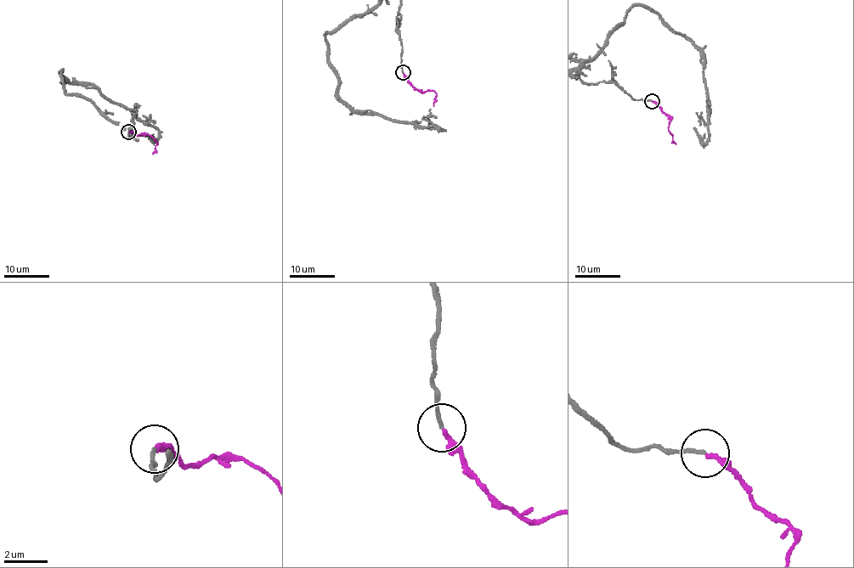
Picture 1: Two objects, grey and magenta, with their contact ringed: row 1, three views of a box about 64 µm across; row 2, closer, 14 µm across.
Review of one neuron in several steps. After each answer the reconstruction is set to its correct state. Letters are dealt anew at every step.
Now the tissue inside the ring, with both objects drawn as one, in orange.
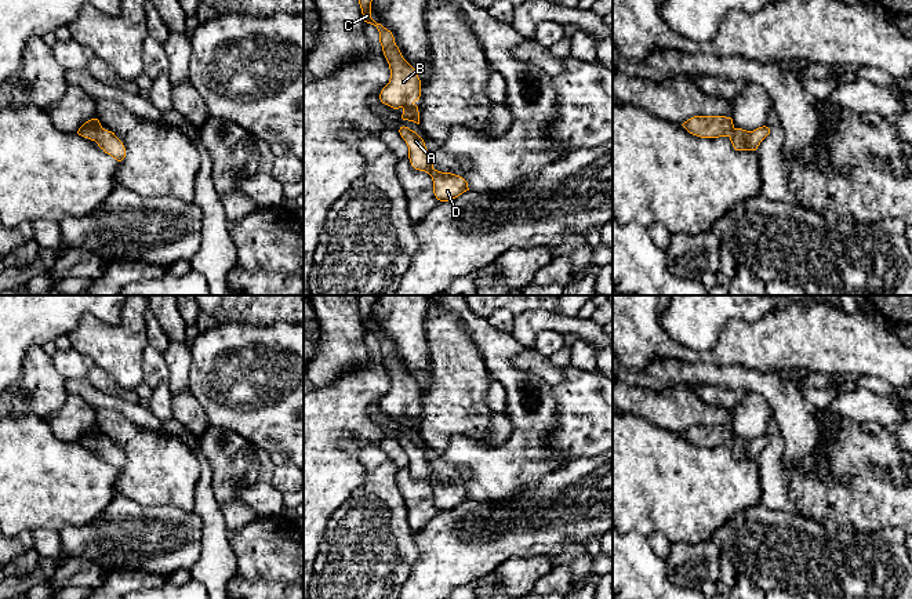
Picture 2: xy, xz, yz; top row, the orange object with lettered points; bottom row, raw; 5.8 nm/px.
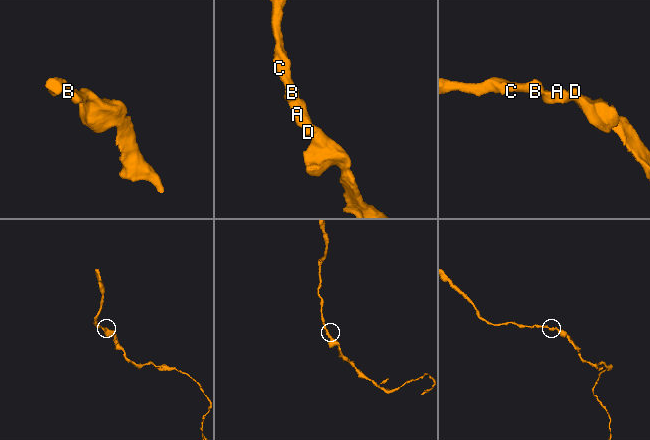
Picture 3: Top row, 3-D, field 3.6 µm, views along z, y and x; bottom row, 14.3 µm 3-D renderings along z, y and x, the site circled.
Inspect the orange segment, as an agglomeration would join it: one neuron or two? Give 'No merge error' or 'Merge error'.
No merge error

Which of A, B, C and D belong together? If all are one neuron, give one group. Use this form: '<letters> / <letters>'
A B C D

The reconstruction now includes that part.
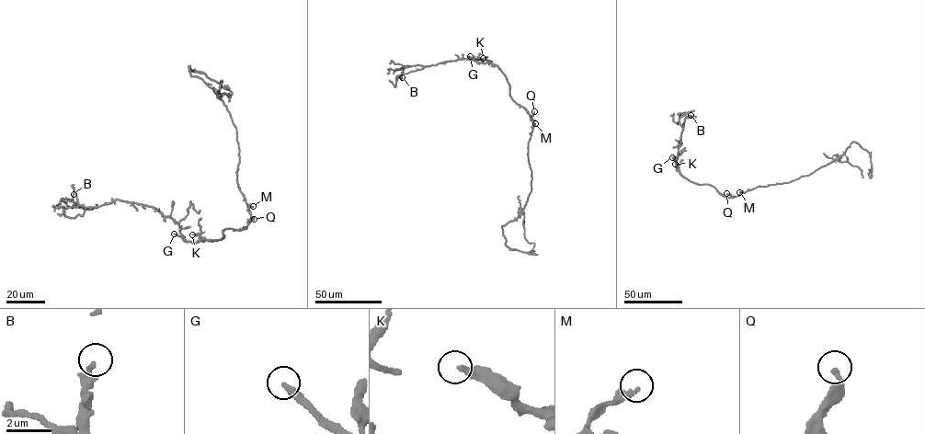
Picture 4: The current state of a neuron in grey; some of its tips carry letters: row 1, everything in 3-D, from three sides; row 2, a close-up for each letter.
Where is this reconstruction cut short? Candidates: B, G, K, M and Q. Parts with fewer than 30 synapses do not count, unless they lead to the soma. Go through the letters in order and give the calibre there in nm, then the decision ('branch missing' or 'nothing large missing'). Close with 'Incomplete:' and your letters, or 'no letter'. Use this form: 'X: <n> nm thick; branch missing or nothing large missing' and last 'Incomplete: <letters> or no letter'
B: 280 nm thick; nothing large missing
G: 240 nm thick; branch missing
K: 320 nm thick; nothing large missing
M: 280 nm thick; nothing large missing
Q: 260 nm thick; nothing large missing
Incomplete: G

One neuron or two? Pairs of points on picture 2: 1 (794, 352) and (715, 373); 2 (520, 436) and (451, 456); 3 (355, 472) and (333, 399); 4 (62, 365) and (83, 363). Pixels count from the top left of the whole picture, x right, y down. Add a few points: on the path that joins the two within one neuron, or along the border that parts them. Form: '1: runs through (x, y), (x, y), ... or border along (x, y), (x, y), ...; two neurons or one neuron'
1: border along (708, 363), (741, 366), (771, 373); two neurons
2: runs through (504, 453), (501, 456), (468, 456); one neuron
3: runs through (337, 454), (333, 450), (333, 417); one neuron
4: runs through (68, 365), (77, 365); one neuron

